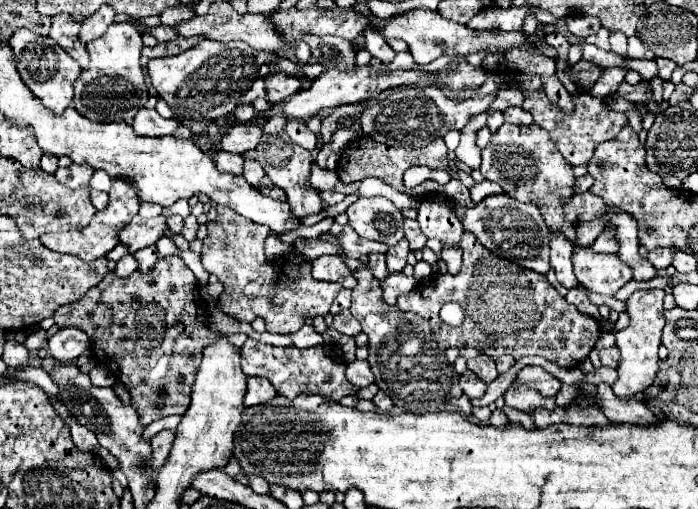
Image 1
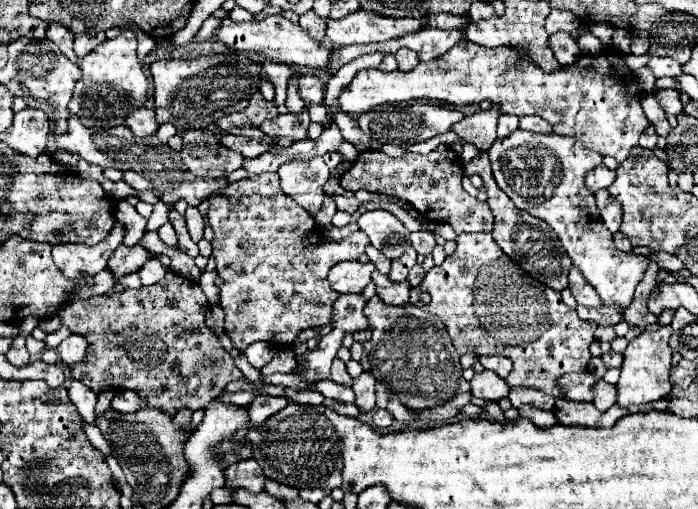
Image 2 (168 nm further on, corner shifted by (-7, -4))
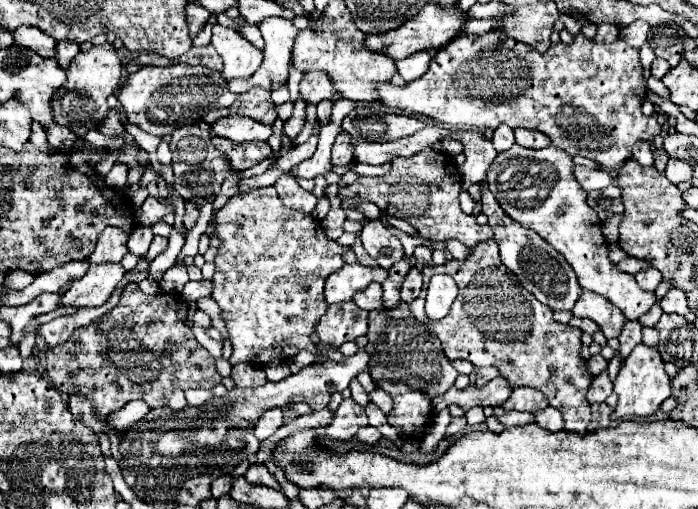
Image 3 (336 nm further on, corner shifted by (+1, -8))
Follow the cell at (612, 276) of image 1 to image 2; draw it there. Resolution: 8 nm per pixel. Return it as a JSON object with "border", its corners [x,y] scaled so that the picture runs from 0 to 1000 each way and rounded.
{"border":[[[739,255],[728,271],[711,275],[699,295],[699,306],[713,365],[745,413],[788,440],[822,523],[834,530],[865,597],[900,605],[908,589],[908,570],[928,527],[928,511],[923,511],[923,503],[900,503],[885,487],[880,491],[877,456],[862,440],[851,381],[837,365],[840,338],[860,326],[862,306],[840,295],[831,275],[817,267],[768,267],[751,255]]]}

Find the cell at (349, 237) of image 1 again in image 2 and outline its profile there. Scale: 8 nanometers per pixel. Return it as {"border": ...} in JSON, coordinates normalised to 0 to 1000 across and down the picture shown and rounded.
{"border":[[[395,338],[372,346],[355,342],[350,354],[332,358],[318,377],[307,377],[301,389],[298,432],[307,452],[304,503],[309,507],[312,542],[321,550],[315,562],[315,601],[324,609],[321,648],[341,688],[352,688],[370,668],[390,680],[415,680],[433,648],[470,637],[476,597],[484,582],[467,550],[473,527],[493,511],[510,511],[530,479],[527,464],[516,452],[487,475],[467,472],[447,422],[415,385],[407,385]]]}

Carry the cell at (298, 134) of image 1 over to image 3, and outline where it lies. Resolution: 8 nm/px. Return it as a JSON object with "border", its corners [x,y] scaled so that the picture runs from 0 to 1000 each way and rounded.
{"border":[[[324,228],[304,244],[309,267],[321,267],[332,279],[350,283],[350,279],[370,279],[384,275],[390,267],[390,244],[372,244],[361,232],[350,228]]]}

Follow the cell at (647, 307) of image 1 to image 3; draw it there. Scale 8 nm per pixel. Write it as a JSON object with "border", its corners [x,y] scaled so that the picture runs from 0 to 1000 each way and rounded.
{"border":[[[914,676],[891,711],[888,731],[880,747],[880,770],[885,774],[885,794],[877,809],[880,825],[905,825],[905,821],[928,821],[934,817],[946,794],[960,778],[960,743],[951,731],[951,707],[940,680]]]}

